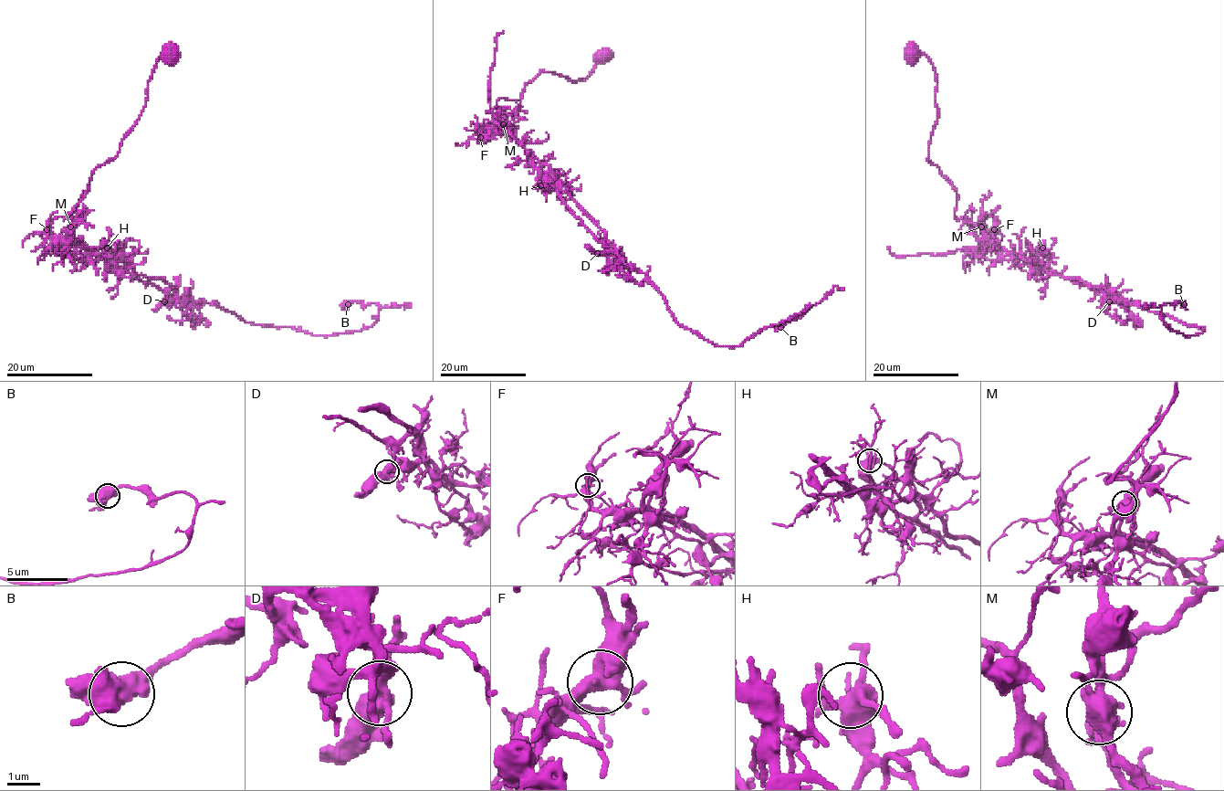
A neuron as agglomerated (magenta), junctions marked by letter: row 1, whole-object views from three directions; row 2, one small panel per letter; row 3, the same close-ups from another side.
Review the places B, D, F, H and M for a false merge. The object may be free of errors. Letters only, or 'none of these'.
M

